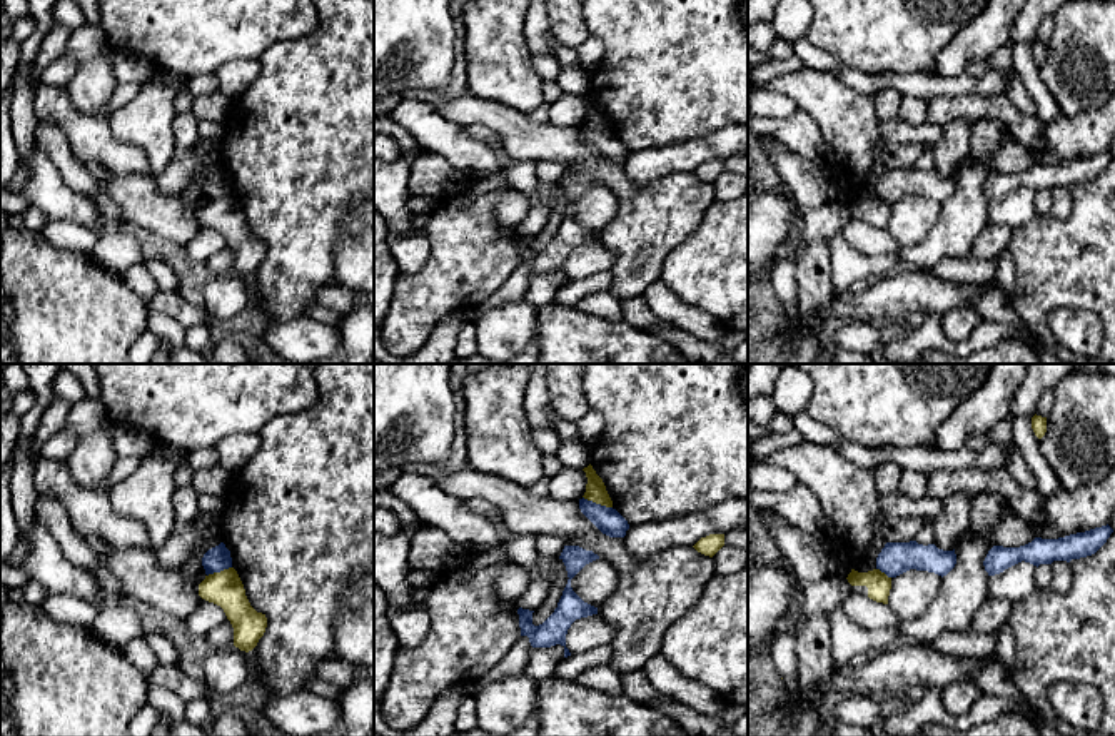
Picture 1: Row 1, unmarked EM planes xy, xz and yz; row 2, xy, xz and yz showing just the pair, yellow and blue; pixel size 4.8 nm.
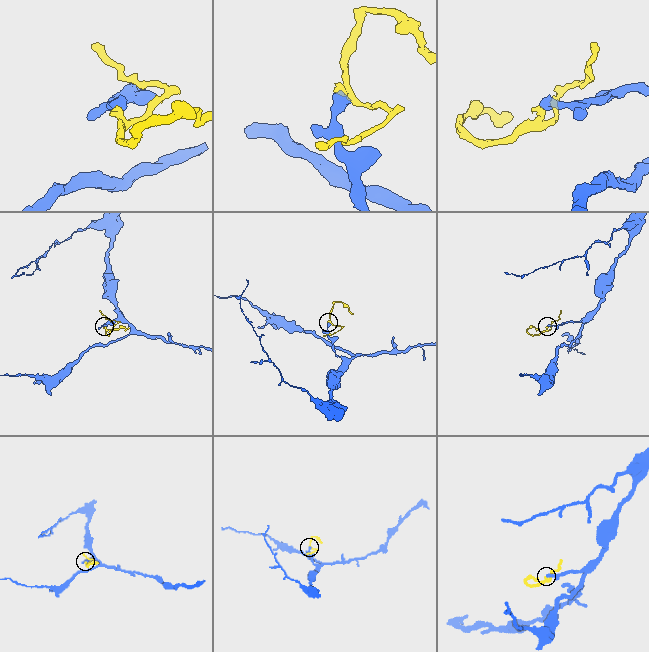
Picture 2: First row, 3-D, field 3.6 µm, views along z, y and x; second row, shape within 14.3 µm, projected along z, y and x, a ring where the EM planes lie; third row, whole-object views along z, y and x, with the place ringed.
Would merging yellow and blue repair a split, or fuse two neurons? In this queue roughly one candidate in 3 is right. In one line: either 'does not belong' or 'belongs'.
does not belong

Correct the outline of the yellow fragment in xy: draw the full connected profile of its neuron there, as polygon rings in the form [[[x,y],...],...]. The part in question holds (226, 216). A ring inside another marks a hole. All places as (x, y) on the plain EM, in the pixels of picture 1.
[[[234,194],[205,202],[199,210],[199,222],[220,232],[234,254],[234,272],[252,277],[267,254],[267,244],[257,239],[247,222],[244,210]]]

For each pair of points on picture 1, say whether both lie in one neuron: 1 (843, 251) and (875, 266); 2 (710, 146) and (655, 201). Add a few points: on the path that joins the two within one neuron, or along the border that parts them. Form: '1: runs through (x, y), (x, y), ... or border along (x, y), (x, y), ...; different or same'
1: runs through (852, 259), (858, 266), (867, 266); same
2: border along (691, 172), (660, 176), (646, 186); different

